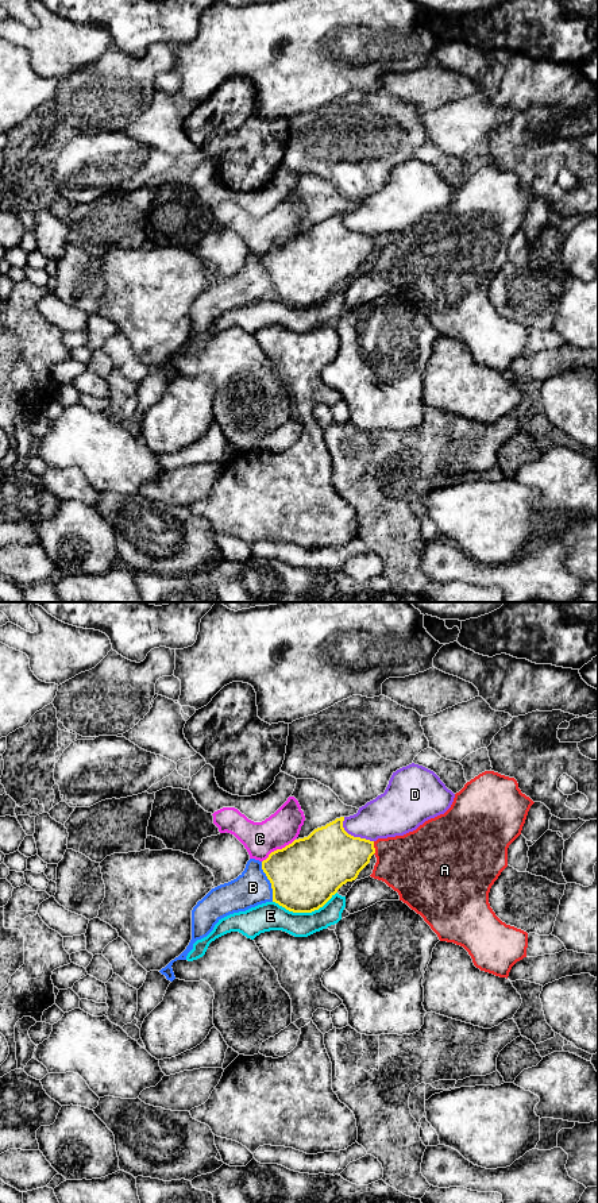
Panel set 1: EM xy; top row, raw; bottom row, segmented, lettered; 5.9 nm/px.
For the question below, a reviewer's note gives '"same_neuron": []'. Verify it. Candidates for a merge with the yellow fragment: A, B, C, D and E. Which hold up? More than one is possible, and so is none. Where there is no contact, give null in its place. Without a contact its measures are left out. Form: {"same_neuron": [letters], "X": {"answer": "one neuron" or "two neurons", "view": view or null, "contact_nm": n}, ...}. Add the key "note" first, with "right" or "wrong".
{"note": "right", "same_neuron": [], "A": {"answer": "two neurons", "view": "xy", "contact_nm": 80}, "B": {"answer": "two neurons", "view": "xy", "contact_nm": 260}, "C": {"answer": "two neurons", "view": "xy", "contact_nm": 240}, "D": {"answer": "two neurons", "view": "xy", "contact_nm": 240}, "E": {"answer": "two neurons", "view": "xy", "contact_nm": 380}}

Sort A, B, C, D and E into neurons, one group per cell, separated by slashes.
A E / B / C / D

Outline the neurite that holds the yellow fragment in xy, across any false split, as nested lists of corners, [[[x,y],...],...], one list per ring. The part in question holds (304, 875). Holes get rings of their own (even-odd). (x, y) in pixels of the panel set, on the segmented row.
[[[344,817],[315,829],[308,837],[294,840],[262,861],[271,883],[273,902],[293,913],[312,913],[323,907],[347,882],[358,878],[375,853],[374,841],[354,837],[343,828]]]

